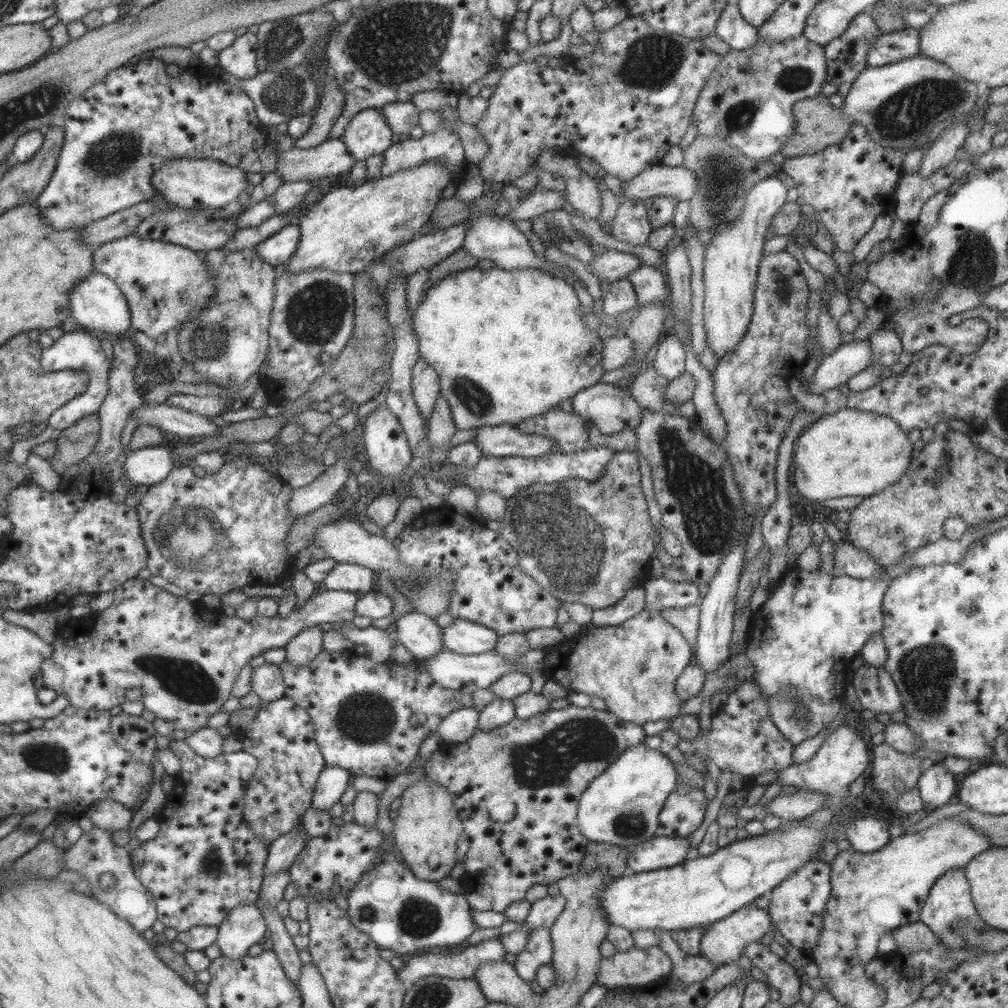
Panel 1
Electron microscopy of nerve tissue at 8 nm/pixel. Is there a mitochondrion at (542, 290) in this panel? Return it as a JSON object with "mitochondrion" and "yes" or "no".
{"mitochondrion":"no"}

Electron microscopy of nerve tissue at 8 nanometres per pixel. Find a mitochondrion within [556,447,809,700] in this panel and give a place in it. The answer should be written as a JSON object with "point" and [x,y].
{"point":[641,666]}

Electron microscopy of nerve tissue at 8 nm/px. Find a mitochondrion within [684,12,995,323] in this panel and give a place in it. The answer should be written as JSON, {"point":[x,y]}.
{"point":[902,115]}

